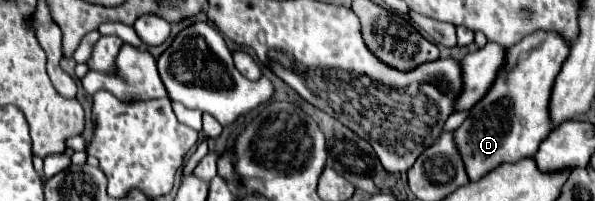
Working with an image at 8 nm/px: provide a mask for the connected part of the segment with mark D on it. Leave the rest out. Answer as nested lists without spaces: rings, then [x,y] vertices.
[[[540,31],[524,37],[518,45],[506,49],[504,65],[500,67],[496,81],[492,83],[488,93],[470,109],[468,119],[464,119],[464,123],[454,131],[454,143],[464,161],[464,169],[470,181],[482,179],[486,173],[494,171],[504,163],[516,163],[520,159],[532,157],[538,151],[540,141],[544,141],[552,133],[554,125],[550,121],[550,93],[568,53],[570,45],[560,35]]]

